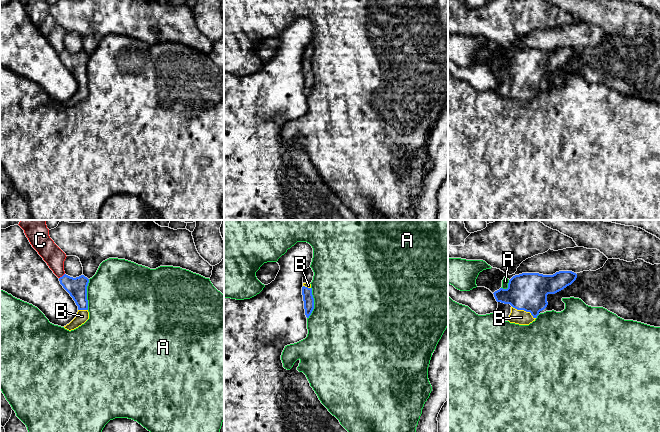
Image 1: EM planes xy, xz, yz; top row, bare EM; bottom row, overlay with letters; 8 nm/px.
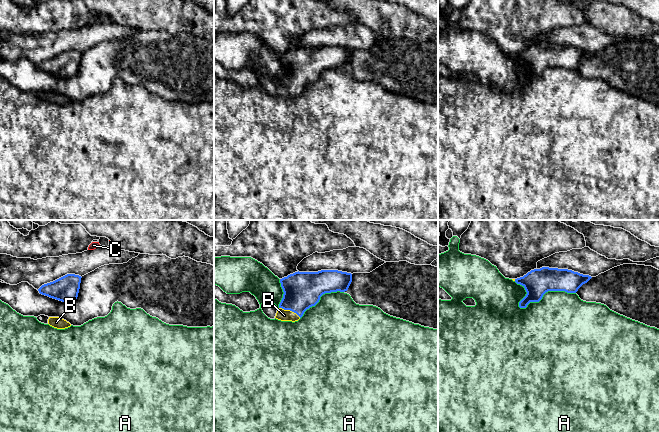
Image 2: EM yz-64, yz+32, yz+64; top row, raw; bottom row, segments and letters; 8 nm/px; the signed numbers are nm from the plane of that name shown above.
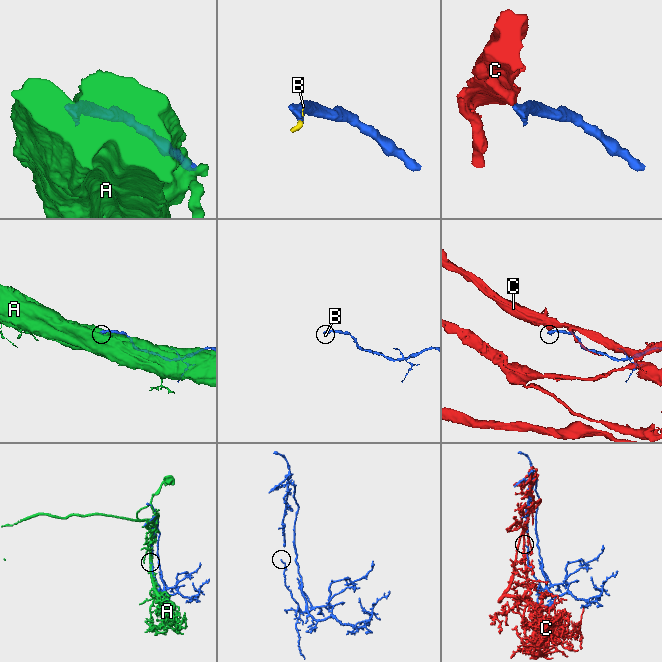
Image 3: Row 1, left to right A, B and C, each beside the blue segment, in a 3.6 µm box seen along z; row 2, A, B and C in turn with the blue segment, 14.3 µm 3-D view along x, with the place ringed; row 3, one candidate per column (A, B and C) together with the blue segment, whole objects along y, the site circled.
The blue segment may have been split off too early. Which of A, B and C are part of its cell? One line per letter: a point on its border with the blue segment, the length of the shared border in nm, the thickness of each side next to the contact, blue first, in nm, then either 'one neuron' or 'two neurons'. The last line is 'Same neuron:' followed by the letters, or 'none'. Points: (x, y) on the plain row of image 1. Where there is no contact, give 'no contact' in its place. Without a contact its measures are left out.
A: xz (313, 79) | 260 nm | 90/500 nm | two neurons
B: yz (524, 86) | 220 nm | 300/120 nm | one neuron
C: xy (62, 52) | 60 nm | 160/160 nm | two neurons
Same neuron: B

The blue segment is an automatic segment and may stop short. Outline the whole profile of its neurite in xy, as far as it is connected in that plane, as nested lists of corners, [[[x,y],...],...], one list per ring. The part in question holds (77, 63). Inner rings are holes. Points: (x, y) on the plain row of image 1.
[[[64,50],[59,54],[59,57],[78,82],[76,93],[69,100],[64,102],[65,105],[71,107],[78,104],[89,95],[87,76],[87,62],[89,55],[84,51],[73,54]]]

